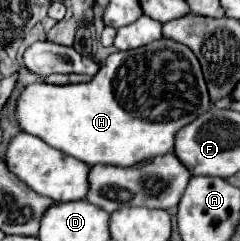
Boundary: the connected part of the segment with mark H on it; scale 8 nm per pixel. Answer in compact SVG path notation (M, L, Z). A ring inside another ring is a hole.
M162 38L144 48L114 52L86 84L30 84L16 104L24 132L74 156L88 166L136 166L174 152L178 130L210 108L200 62L180 42Z

